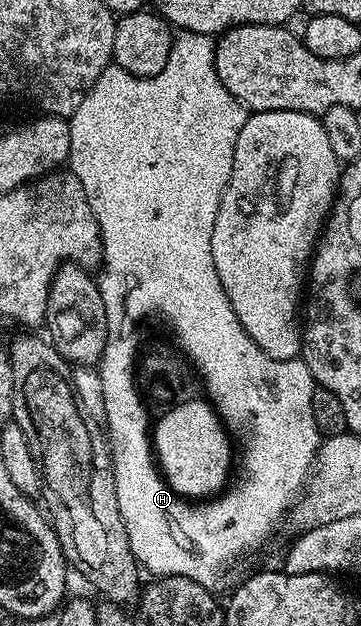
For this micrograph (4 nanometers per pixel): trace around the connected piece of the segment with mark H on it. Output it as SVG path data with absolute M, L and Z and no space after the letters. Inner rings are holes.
M182 31L182 32L181 32L181 33L180 33L180 35L178 35L178 36L177 36L177 37L176 37L176 39L174 39L174 42L173 42L173 45L172 45L172 46L171 46L171 58L167 58L167 66L163 66L163 70L159 70L159 74L155 74L155 75L154 75L154 76L136 76L136 75L135 75L135 74L131 74L131 73L130 73L130 72L128 72L128 71L127 71L127 70L123 70L123 69L122 69L122 68L119 68L119 67L116 67L116 66L110 66L110 67L107 67L107 68L105 68L105 69L103 69L103 70L102 70L102 72L101 72L101 73L100 73L100 74L99 74L99 78L95 78L95 82L94 82L94 83L93 83L93 85L91 85L91 87L90 87L90 88L89 88L89 90L88 90L88 92L86 92L86 94L85 94L85 97L84 97L84 98L83 98L83 102L79 102L79 106L78 106L78 107L77 107L77 109L76 109L76 110L75 110L75 111L74 111L74 112L73 112L73 114L72 114L72 116L70 116L70 117L68 117L68 122L69 122L69 133L70 133L70 134L71 134L71 150L70 150L70 151L69 151L69 159L68 159L68 161L67 161L67 168L68 168L68 171L70 171L70 172L73 172L73 173L74 173L74 174L75 174L75 178L79 178L79 182L80 182L80 183L81 183L81 185L82 185L82 186L83 186L83 194L84 194L84 195L85 195L85 197L86 197L86 198L87 198L87 202L88 202L88 203L89 203L89 209L90 209L90 210L91 210L91 212L92 212L92 214L93 214L93 217L94 217L94 218L95 218L95 222L96 222L96 223L97 223L97 225L98 225L98 226L99 226L99 230L100 230L100 231L101 231L101 258L102 258L102 261L103 261L103 263L102 263L102 264L101 264L101 265L100 265L100 268L99 268L99 273L100 273L100 272L101 272L101 276L100 276L100 275L98 275L98 276L97 276L97 277L96 277L96 282L97 282L97 285L98 285L98 286L99 286L99 290L100 290L100 291L101 291L101 297L102 297L102 298L103 298L103 306L104 306L104 307L105 307L105 309L106 309L106 310L107 310L107 346L106 346L106 347L105 347L105 349L104 349L104 350L103 350L103 354L102 354L102 355L101 355L101 359L100 359L100 361L99 361L99 371L100 371L100 373L101 373L101 381L102 381L102 382L103 382L103 396L104 396L104 398L105 398L105 415L104 415L104 417L103 417L103 423L105 423L105 424L106 424L106 426L105 426L105 425L104 425L104 427L105 427L105 428L106 428L106 429L107 429L107 443L108 443L108 445L109 445L109 450L110 450L110 453L111 453L111 456L112 456L112 461L113 461L113 477L114 477L114 478L115 478L115 490L116 490L116 491L117 491L117 501L118 501L118 502L119 502L119 514L123 514L123 522L124 522L124 523L125 523L125 525L126 525L126 526L127 526L127 538L128 538L128 539L129 539L129 541L130 541L130 542L131 542L131 550L132 550L132 551L133 551L133 553L134 553L134 554L135 554L135 558L136 558L136 559L137 559L137 562L138 562L138 565L140 565L140 567L141 567L141 568L142 568L142 569L144 569L144 571L145 571L145 572L146 572L146 573L149 573L149 572L154 572L154 573L153 573L153 574L152 574L152 575L153 575L153 576L154 576L154 577L157 577L157 578L160 578L160 577L165 577L165 576L182 576L182 577L183 577L183 578L189 578L189 579L191 579L191 580L194 580L194 581L195 581L195 582L197 582L197 583L201 583L201 584L202 584L202 585L203 585L203 586L204 586L204 587L205 587L205 588L207 588L207 589L212 589L212 588L213 588L213 587L214 587L214 585L213 585L213 583L215 583L215 582L216 582L216 580L217 580L217 579L219 579L219 578L220 578L220 576L221 576L221 571L223 571L223 570L224 570L224 568L225 568L225 567L227 567L227 566L228 566L228 564L229 564L229 563L231 563L231 562L232 562L232 560L233 560L233 559L235 559L235 558L236 558L236 556L241 556L241 555L243 555L243 554L244 554L244 552L253 552L253 551L255 551L255 550L256 550L256 548L257 548L257 547L259 547L259 546L260 546L260 544L265 544L265 543L267 543L267 542L268 542L268 540L269 540L269 535L271 535L271 534L272 534L272 532L273 532L273 531L275 531L275 530L276 530L276 528L277 528L277 523L279 523L279 522L280 522L280 520L281 520L281 519L283 519L283 518L284 518L284 516L285 516L285 519L286 519L286 516L287 516L287 513L288 513L288 512L289 512L289 511L290 511L290 509L292 509L292 507L293 507L293 505L294 505L294 503L295 503L295 501L296 501L296 499L297 499L297 497L298 497L298 496L300 496L300 495L301 495L301 493L302 493L302 491L303 491L303 489L304 489L304 487L305 487L305 485L306 485L306 483L307 483L307 481L308 481L308 479L309 479L309 477L310 477L310 475L311 475L311 473L312 473L312 471L313 471L313 469L314 469L314 467L315 467L315 461L316 461L316 458L317 458L317 449L318 449L318 448L320 448L320 447L321 447L321 441L322 441L322 439L323 439L323 437L322 437L322 434L321 434L321 432L320 432L320 430L318 430L318 429L317 429L317 427L316 427L316 426L315 426L315 418L314 418L314 417L313 417L313 415L312 415L312 414L311 414L311 398L312 398L312 397L313 397L313 390L314 390L314 387L315 387L315 381L314 381L314 379L313 379L313 375L312 375L312 374L311 374L311 370L307 370L307 366L306 366L306 365L305 365L305 362L304 362L304 360L302 360L302 359L300 359L300 358L298 358L298 359L296 359L296 360L276 360L276 359L275 359L275 358L271 358L271 357L270 357L270 356L268 356L268 355L267 355L267 354L263 354L263 350L259 350L259 346L255 346L255 342L254 342L254 341L253 341L253 339L252 339L252 338L250 338L250 336L249 336L249 335L248 335L248 334L246 334L246 333L245 333L245 331L244 331L244 330L243 330L243 326L242 326L242 325L241 325L241 323L240 323L240 322L239 322L239 318L235 318L235 310L231 310L231 302L230 302L230 301L229 301L229 299L228 299L228 298L227 298L227 294L226 294L226 293L225 293L225 291L224 291L224 290L223 290L223 286L222 286L222 285L221 285L221 283L220 283L220 282L219 282L219 274L215 274L215 262L214 262L214 261L213 261L213 259L212 259L212 258L211 258L211 230L215 230L215 214L219 214L219 202L220 202L220 201L221 201L221 199L222 199L222 198L223 198L223 194L224 194L224 193L225 193L225 187L226 187L226 186L227 186L227 182L228 182L228 181L229 181L229 175L230 175L230 174L231 174L231 166L232 166L232 165L233 165L233 159L234 159L234 158L235 158L235 138L239 138L239 130L243 130L243 126L244 126L244 125L245 125L245 117L246 117L246 115L247 115L247 109L246 109L246 107L245 107L245 105L244 105L244 104L241 104L241 103L240 103L240 102L239 102L239 101L237 101L237 100L236 100L236 98L234 98L234 96L232 96L232 94L230 94L230 93L229 93L229 92L228 92L228 90L226 90L226 89L225 89L225 87L224 87L224 86L223 86L223 82L222 82L222 81L221 81L221 79L219 79L219 77L218 77L218 76L217 76L217 67L216 67L216 66L215 66L215 54L216 54L216 53L217 53L217 50L216 50L216 47L215 47L215 40L214 40L214 37L213 37L213 36L205 36L205 35L204 35L204 34L202 34L202 33L201 33L201 32L186 32L186 31ZM145 343L149 343L149 344L157 344L157 343L161 343L161 344L178 344L178 346L179 346L179 347L181 347L181 348L149 348L149 349L148 349L148 351L147 351L147 349L145 349ZM145 360L157 360L157 364L153 364L153 368L149 368L149 372L148 372L148 373L147 373L147 374L143 374L143 366L144 366L144 365L145 365ZM193 372L194 372L194 374L195 374L195 375L197 375L197 380L198 380L198 382L199 382L199 383L201 383L201 384L202 384L202 386L203 386L203 387L205 387L205 388L221 388L221 396L222 396L222 400L221 400L221 416L220 416L220 414L219 414L219 413L217 413L217 412L216 412L216 410L215 410L215 409L213 409L213 404L212 404L212 402L211 402L211 401L209 401L209 400L208 400L208 398L207 398L207 397L205 397L205 396L204 396L204 394L203 394L203 393L201 393L201 388L200 388L200 386L199 386L199 385L197 385L197 380L196 380L196 378L195 378L195 377L193 377ZM148 391L149 391L149 392L150 392L150 394L151 394L151 395L153 395L153 396L173 396L173 400L161 400L161 401L159 401L159 402L158 402L158 404L157 404L157 417L155 417L155 418L154 418L154 420L153 420L153 424L152 424L152 422L151 422L151 421L149 421L149 419L151 419L151 418L152 418L152 416L153 416L153 412L152 412L152 410L151 410L151 409L149 409L149 392L148 392ZM236 420L238 420L238 422L239 422L239 423L241 423L241 424L245 424L245 449L243 449L243 450L242 450L242 452L241 452L241 465L239 465L239 466L238 466L238 468L233 468L233 469L231 469L231 470L230 470L230 472L229 472L229 467L231 467L231 466L232 466L232 464L233 464L233 444L232 444L232 442L231 442L231 441L229 441L229 436L228 436L228 434L227 434L227 433L225 433L225 424L233 424L233 423L235 423L235 422L236 422Z

